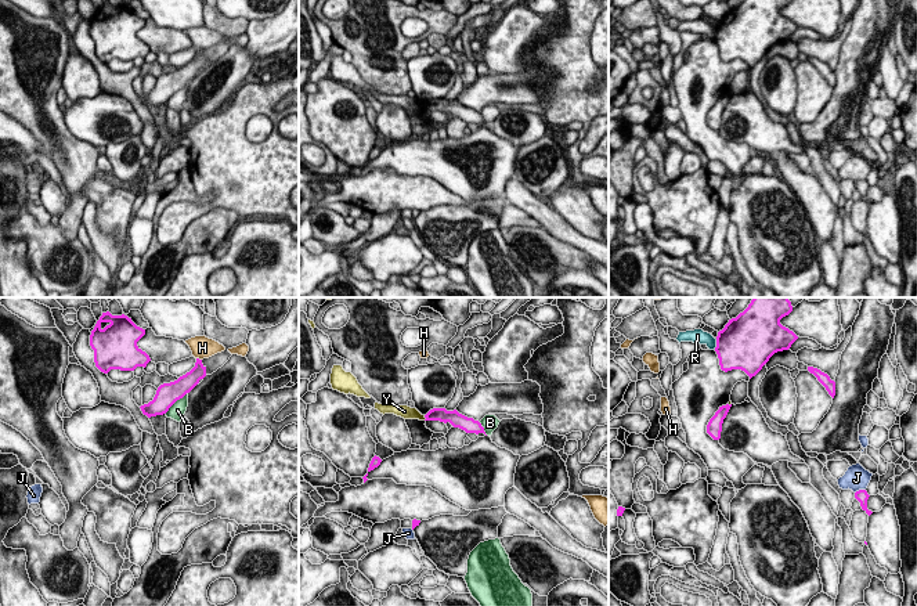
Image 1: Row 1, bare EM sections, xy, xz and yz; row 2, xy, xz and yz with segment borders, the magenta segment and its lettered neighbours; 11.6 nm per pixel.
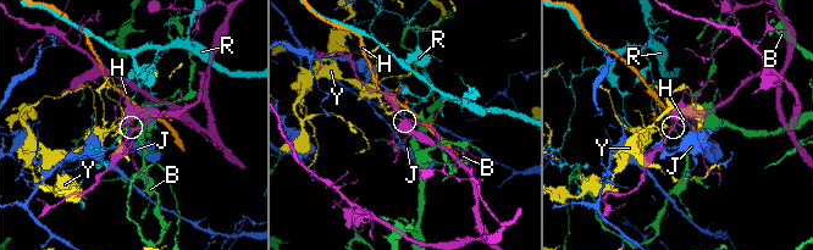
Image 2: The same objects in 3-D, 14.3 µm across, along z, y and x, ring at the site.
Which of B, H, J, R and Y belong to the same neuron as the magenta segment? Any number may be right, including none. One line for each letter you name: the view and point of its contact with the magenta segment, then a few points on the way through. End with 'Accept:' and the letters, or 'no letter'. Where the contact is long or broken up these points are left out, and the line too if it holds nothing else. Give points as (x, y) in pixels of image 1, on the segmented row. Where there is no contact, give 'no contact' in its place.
Accept: no letter

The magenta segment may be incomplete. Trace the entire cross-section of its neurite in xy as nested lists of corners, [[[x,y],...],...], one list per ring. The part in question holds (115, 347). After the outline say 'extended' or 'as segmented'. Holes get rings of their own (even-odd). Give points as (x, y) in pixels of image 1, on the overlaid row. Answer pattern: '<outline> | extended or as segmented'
[[[102,313],[90,335],[95,367],[104,374],[111,369],[145,368],[151,358],[137,346],[144,335],[145,329],[137,327],[127,315]]] | as segmented

